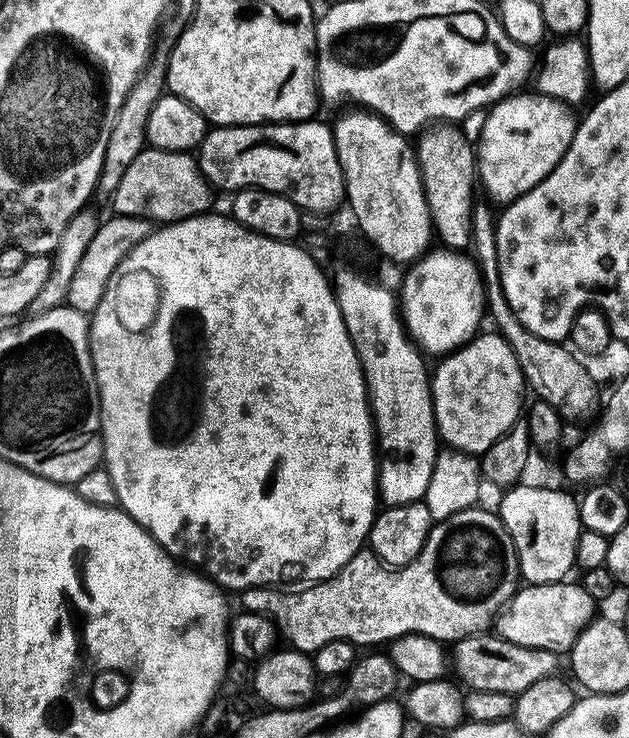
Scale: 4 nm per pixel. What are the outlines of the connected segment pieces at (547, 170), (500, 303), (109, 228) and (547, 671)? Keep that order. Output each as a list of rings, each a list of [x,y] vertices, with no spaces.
[[[514,94],[509,98],[505,98],[495,105],[487,113],[488,118],[484,122],[484,130],[480,134],[480,146],[478,144],[478,176],[484,184],[488,187],[490,193],[498,200],[504,200],[503,202],[511,202],[518,199],[519,196],[524,196],[530,190],[534,190],[534,186],[538,186],[538,182],[542,182],[554,169],[558,166],[558,162],[566,154],[566,150],[570,146],[570,142],[574,138],[576,133],[576,126],[578,123],[577,117],[572,117],[573,109],[569,105],[556,101],[548,96],[542,96],[539,94],[531,94],[532,96],[520,96],[524,94]]]
[[[477,203],[471,210],[471,251],[480,269],[480,279],[484,281],[484,298],[487,315],[493,316],[497,323],[497,333],[512,347],[518,358],[518,366],[524,375],[524,383],[529,389],[537,392],[539,399],[552,405],[565,421],[576,420],[579,416],[588,416],[596,408],[596,390],[598,383],[590,378],[590,374],[582,368],[581,363],[572,355],[566,354],[558,342],[538,338],[514,314],[510,302],[506,302],[506,294],[500,281],[498,266],[498,246],[496,245],[497,217],[492,216],[492,208],[488,204]]]
[[[109,215],[103,221],[90,241],[90,246],[82,254],[82,262],[78,262],[78,270],[74,270],[74,278],[70,278],[70,290],[66,301],[67,307],[76,308],[79,312],[91,314],[95,312],[98,302],[102,302],[102,294],[106,294],[106,286],[110,278],[118,270],[118,266],[142,242],[154,231],[153,221],[145,220],[142,216],[117,216]]]
[[[473,634],[455,641],[454,666],[460,670],[460,676],[469,685],[471,691],[498,690],[509,694],[519,694],[534,686],[539,680],[557,675],[561,657],[550,650],[538,650],[518,646],[509,640],[503,640],[495,634]]]

